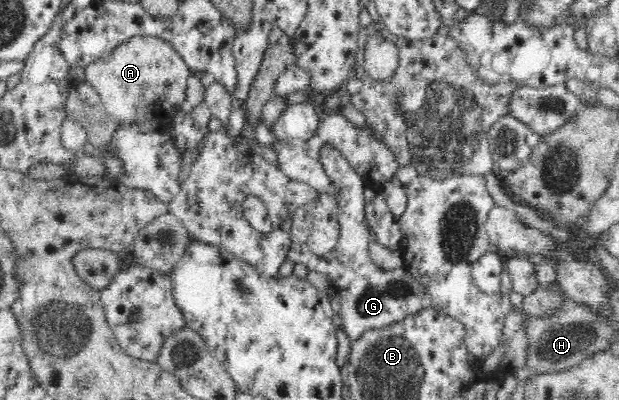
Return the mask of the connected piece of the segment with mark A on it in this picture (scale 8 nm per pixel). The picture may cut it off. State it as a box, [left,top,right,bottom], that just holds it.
[82,34,191,125]

